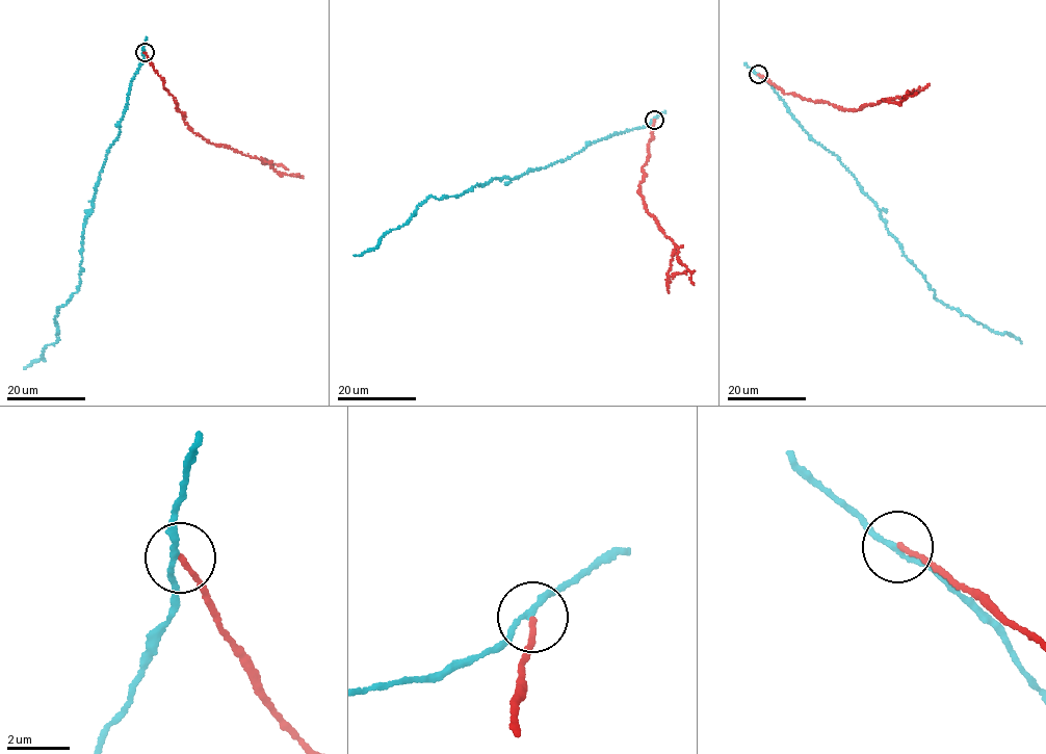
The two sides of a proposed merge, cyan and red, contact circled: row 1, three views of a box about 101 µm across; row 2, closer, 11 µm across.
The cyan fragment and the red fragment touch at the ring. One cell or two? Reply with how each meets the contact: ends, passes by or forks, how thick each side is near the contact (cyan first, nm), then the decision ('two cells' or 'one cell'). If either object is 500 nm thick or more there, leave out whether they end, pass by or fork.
cyan passes by; red ends there; 160 nm thick on the cyan side, 150 nm on the other; two cells

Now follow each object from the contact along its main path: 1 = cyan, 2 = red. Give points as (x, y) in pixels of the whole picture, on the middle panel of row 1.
1: (654, 120), (512, 179), (494, 178), (453, 196), (429, 197), (402, 226), (380, 238), (374, 248), (354, 255)
2: (654, 120), (638, 191), (645, 209), (676, 245), (669, 277), (686, 274)

